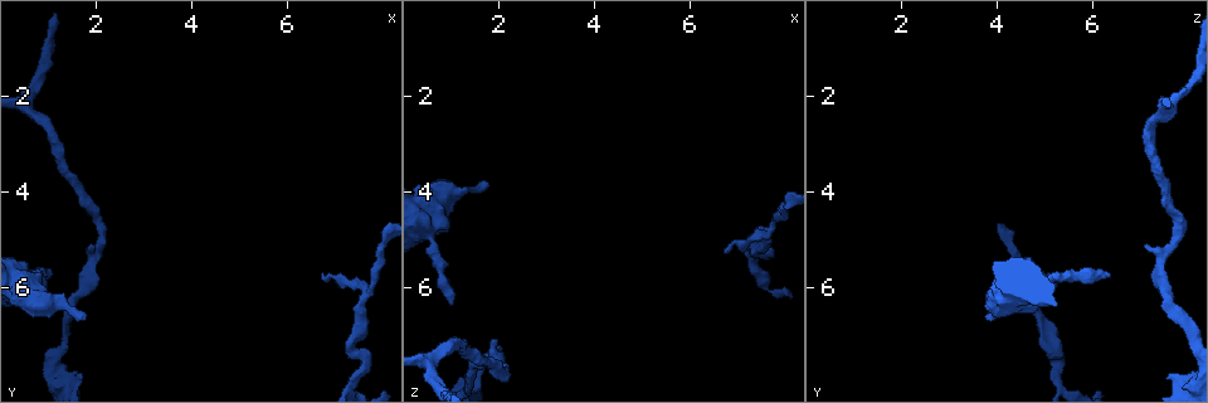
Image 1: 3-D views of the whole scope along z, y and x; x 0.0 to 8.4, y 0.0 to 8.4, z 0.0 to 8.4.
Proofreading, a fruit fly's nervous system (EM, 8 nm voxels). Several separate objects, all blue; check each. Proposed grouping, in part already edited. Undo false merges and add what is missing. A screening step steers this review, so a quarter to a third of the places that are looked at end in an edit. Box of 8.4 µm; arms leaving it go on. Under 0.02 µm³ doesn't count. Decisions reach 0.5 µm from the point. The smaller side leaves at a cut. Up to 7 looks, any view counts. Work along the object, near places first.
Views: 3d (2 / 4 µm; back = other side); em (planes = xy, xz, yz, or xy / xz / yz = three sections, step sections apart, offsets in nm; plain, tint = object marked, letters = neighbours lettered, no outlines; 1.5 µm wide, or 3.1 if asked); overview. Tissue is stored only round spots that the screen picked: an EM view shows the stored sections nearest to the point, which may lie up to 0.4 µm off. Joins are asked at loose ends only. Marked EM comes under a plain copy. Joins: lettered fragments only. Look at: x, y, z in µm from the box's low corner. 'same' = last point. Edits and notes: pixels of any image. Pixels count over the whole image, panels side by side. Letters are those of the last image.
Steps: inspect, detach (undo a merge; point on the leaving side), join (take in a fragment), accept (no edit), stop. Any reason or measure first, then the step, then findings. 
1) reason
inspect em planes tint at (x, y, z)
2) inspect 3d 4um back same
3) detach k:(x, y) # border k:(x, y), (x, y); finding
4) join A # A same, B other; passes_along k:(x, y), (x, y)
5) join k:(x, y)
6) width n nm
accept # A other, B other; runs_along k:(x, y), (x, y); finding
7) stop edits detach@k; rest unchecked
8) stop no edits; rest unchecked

inspect 3d 4um at (1.05, 5.70, 6.40)

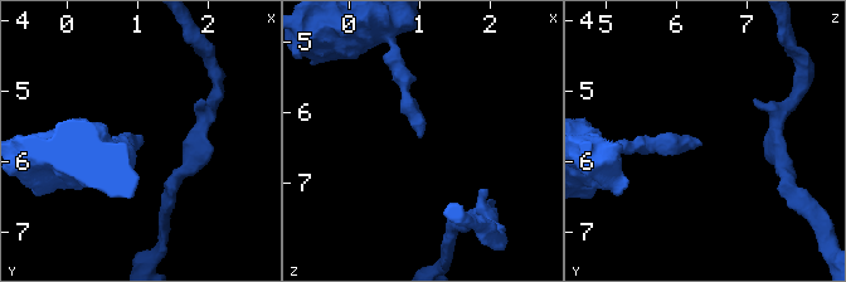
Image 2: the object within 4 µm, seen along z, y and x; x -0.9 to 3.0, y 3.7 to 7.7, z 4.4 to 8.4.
inspect em yz step 8 tint at (1.05, 5.75, 6.35)

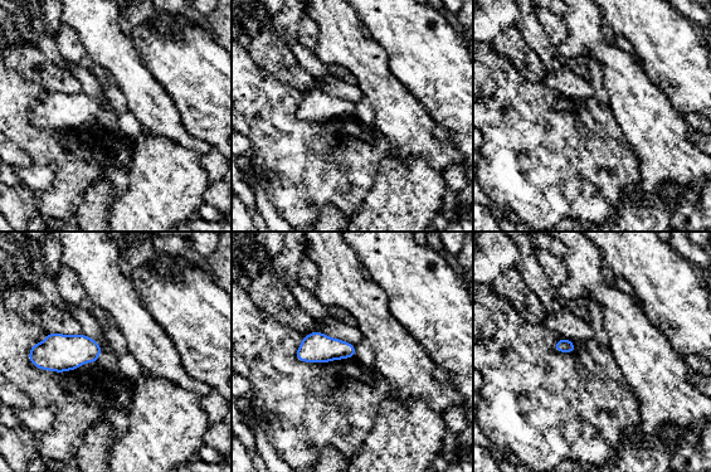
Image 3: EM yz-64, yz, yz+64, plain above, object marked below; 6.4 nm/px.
inspect em planes letters same

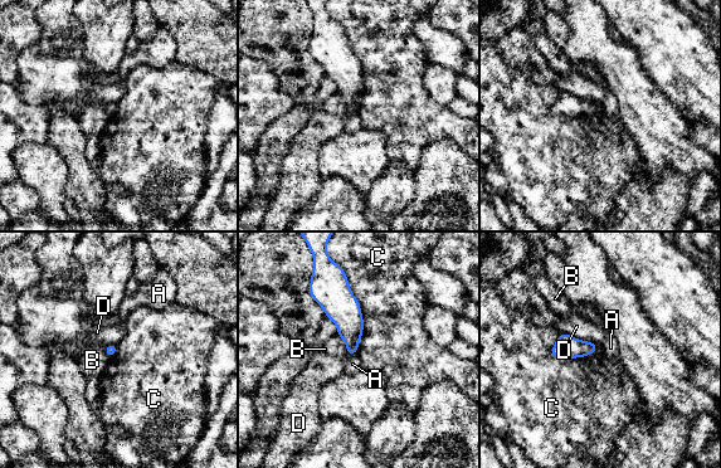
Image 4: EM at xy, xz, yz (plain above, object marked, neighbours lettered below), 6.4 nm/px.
accept # A other, B other, C other, D other; border 4:(340, 267), (363, 318), (356, 354); none of them fits

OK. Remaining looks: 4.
branch stops here
inspect 3d 2um at (6.70, 5.80, 5.25)

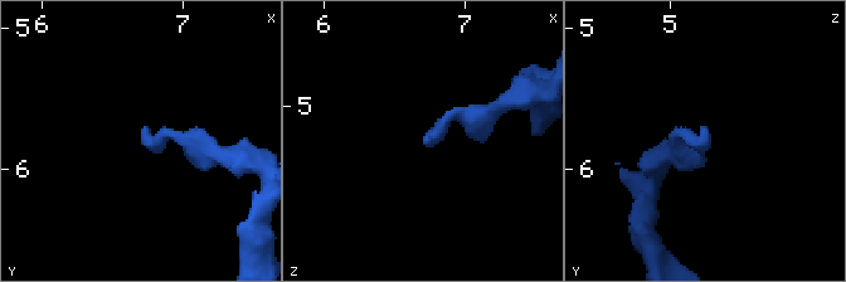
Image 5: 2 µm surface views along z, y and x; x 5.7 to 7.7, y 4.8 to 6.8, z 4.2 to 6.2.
shape alone is not enough
inspect em planes letters at (6.72, 5.74, 5.24)

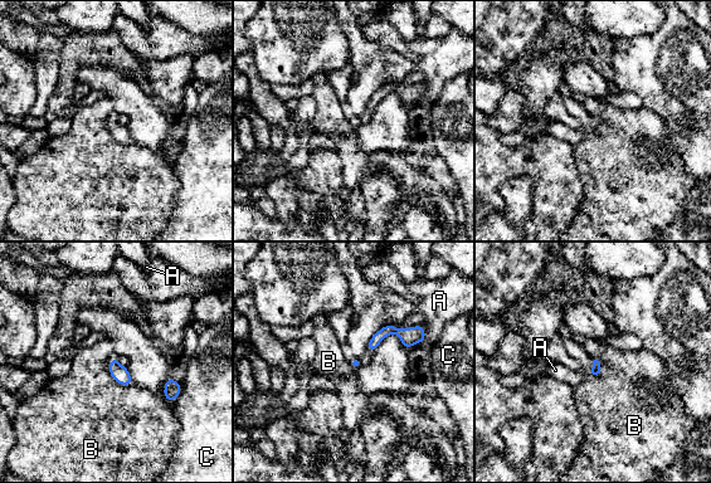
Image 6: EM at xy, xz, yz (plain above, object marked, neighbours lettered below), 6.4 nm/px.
accept # A other, B other, C other; border 6:(107, 369), (117, 383), (131, 385); no lettered fragment goes on from it

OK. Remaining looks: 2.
sharp bend
inspect em planes letters at (7.70, 7.50, 5.25)

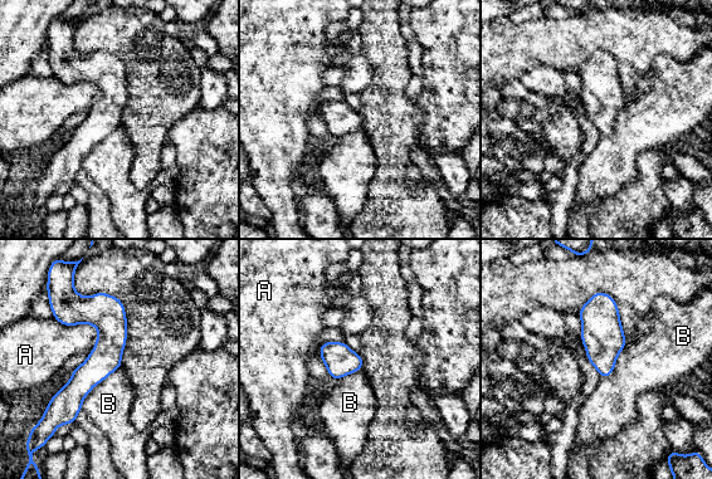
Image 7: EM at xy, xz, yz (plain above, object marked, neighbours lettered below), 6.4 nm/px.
accept # A other, B other; runs_along 7:(53, 292), (103, 328), (83, 394); all the same cell

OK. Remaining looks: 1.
stop no edits; rest unchecked

